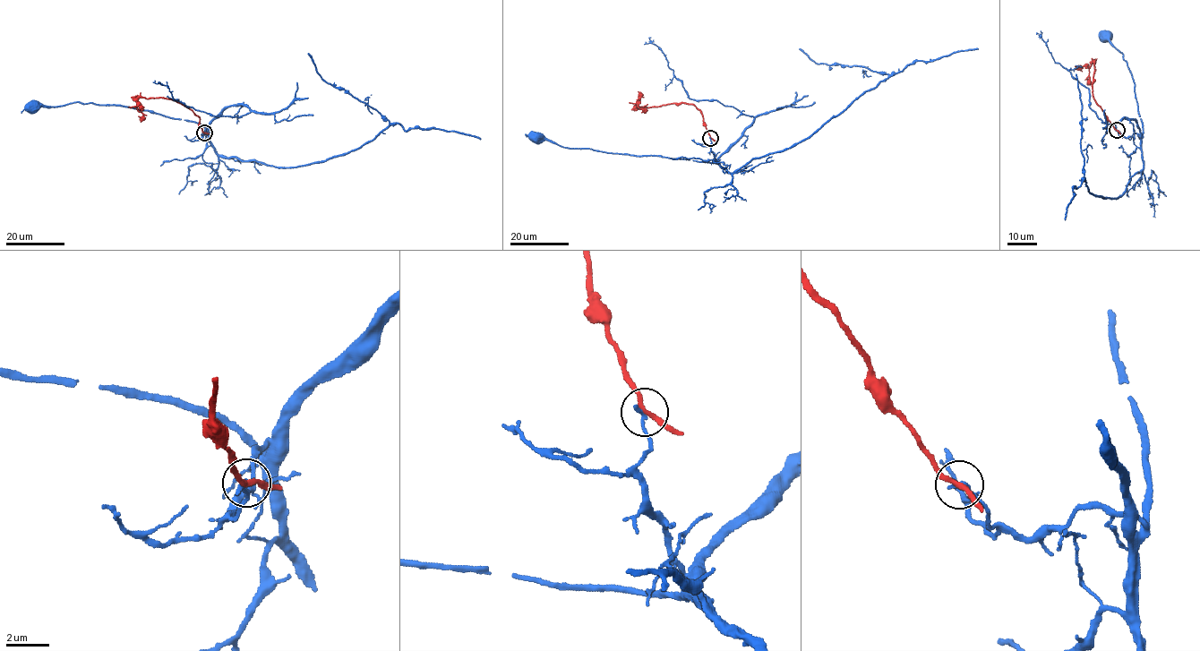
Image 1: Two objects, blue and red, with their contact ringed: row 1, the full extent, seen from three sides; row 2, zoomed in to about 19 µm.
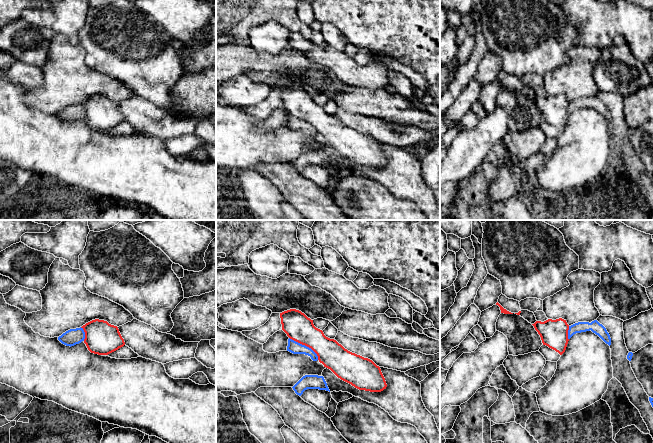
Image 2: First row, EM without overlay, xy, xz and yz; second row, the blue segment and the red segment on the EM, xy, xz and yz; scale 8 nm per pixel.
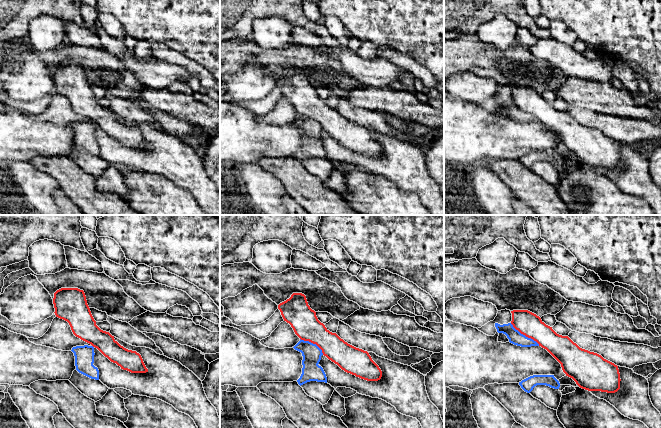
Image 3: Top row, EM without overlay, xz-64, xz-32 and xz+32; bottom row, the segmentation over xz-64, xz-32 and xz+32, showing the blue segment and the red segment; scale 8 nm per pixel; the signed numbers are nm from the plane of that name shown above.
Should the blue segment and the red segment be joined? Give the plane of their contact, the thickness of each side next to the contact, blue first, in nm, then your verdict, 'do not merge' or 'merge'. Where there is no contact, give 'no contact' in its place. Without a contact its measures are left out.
contact in xz; calibres 100 and 220 nm; do not merge

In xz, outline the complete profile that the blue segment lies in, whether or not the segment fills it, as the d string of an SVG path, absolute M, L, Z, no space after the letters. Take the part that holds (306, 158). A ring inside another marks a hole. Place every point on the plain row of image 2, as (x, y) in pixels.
M305 151L292 164L299 172L307 165L319 165L330 168L324 153L318 151Z

